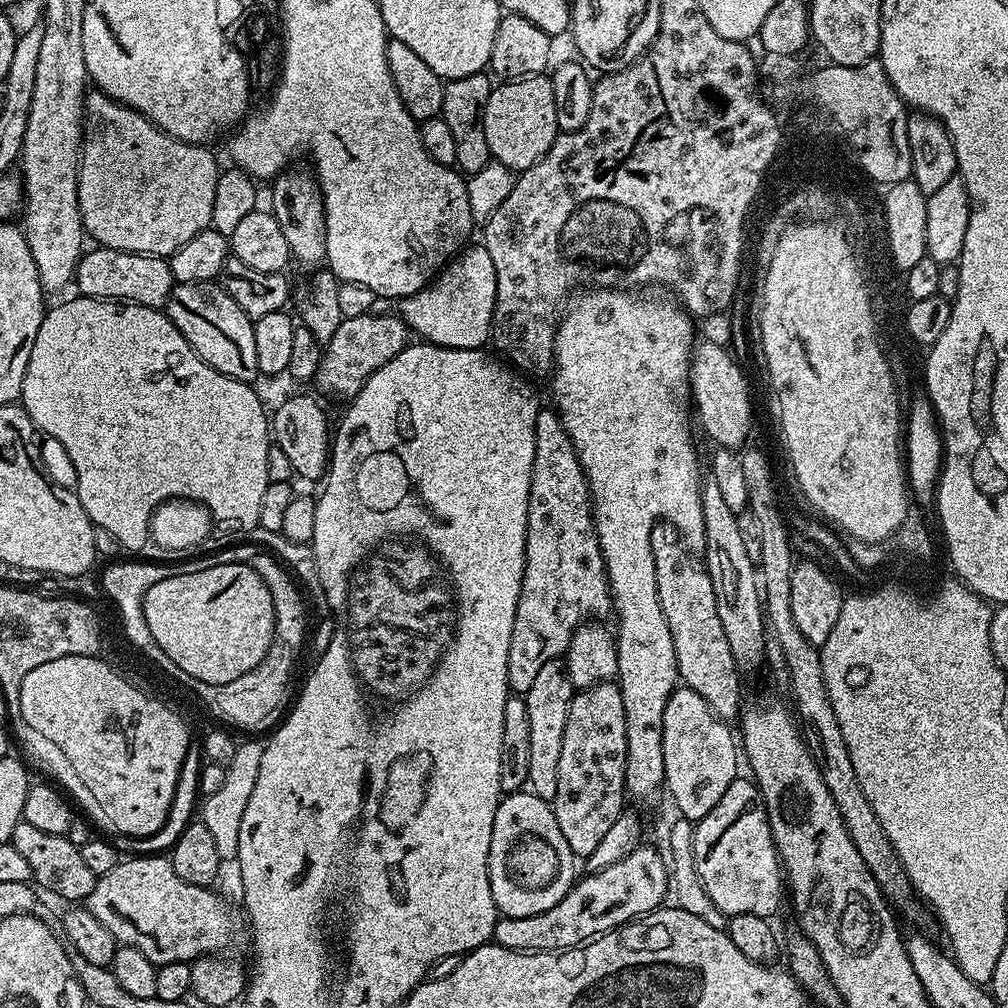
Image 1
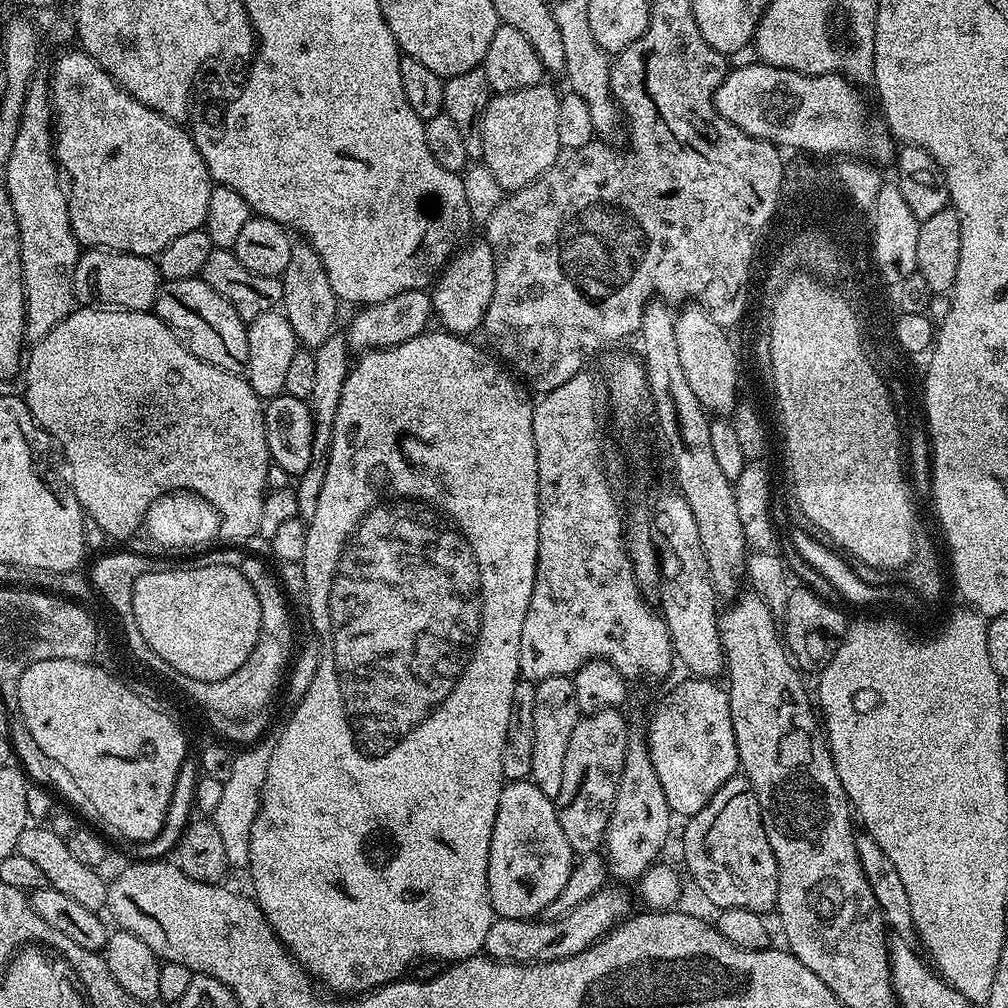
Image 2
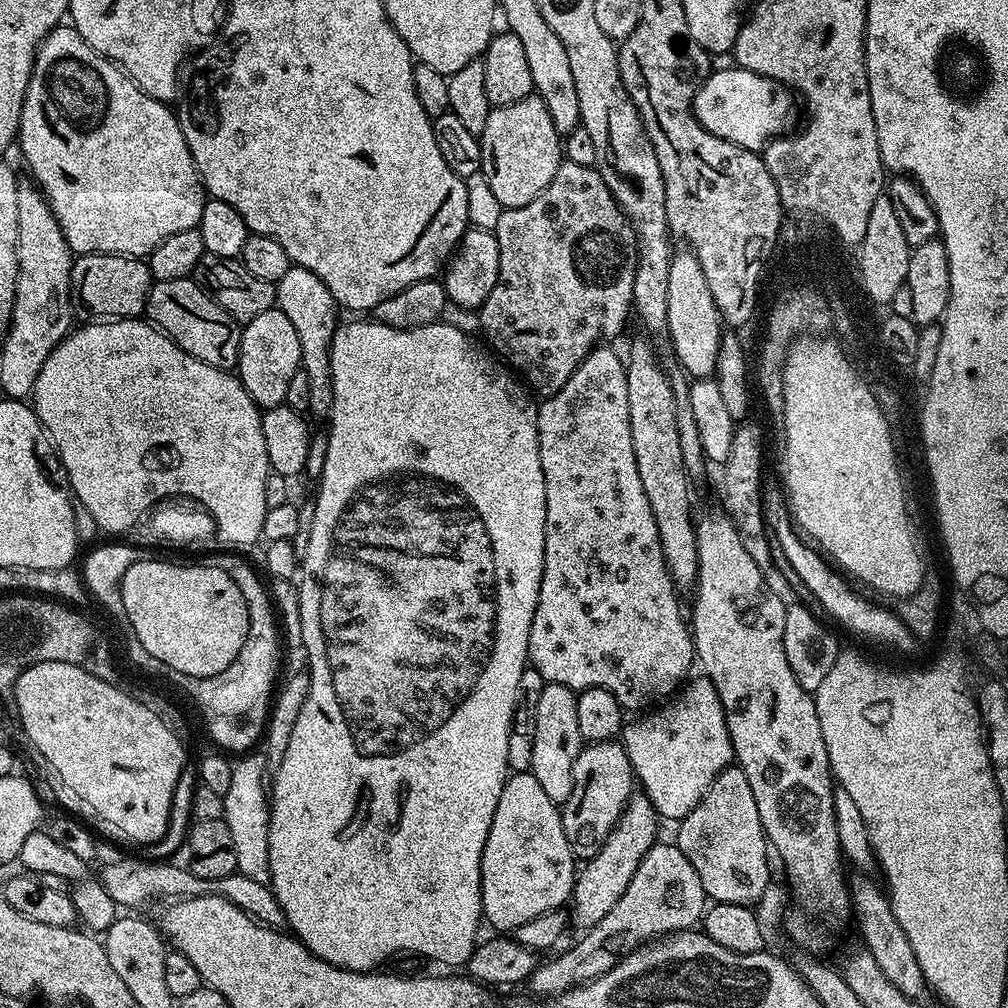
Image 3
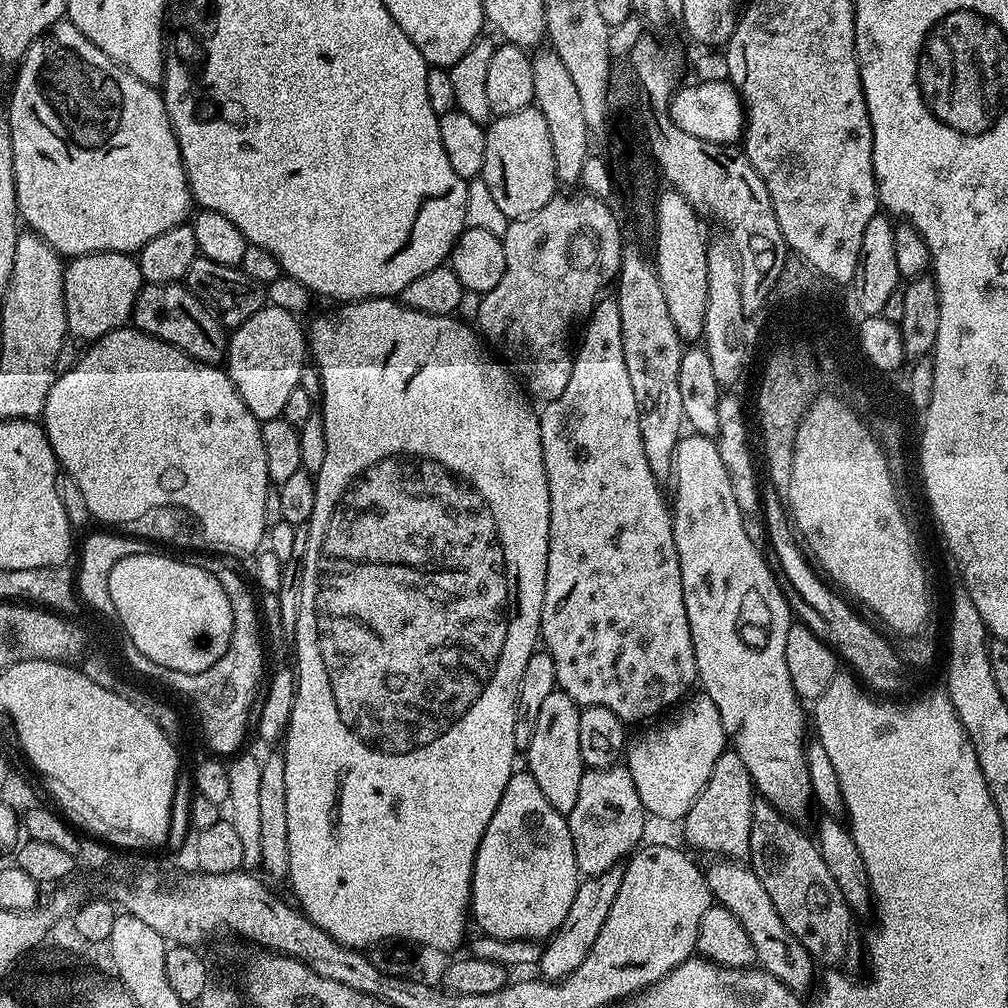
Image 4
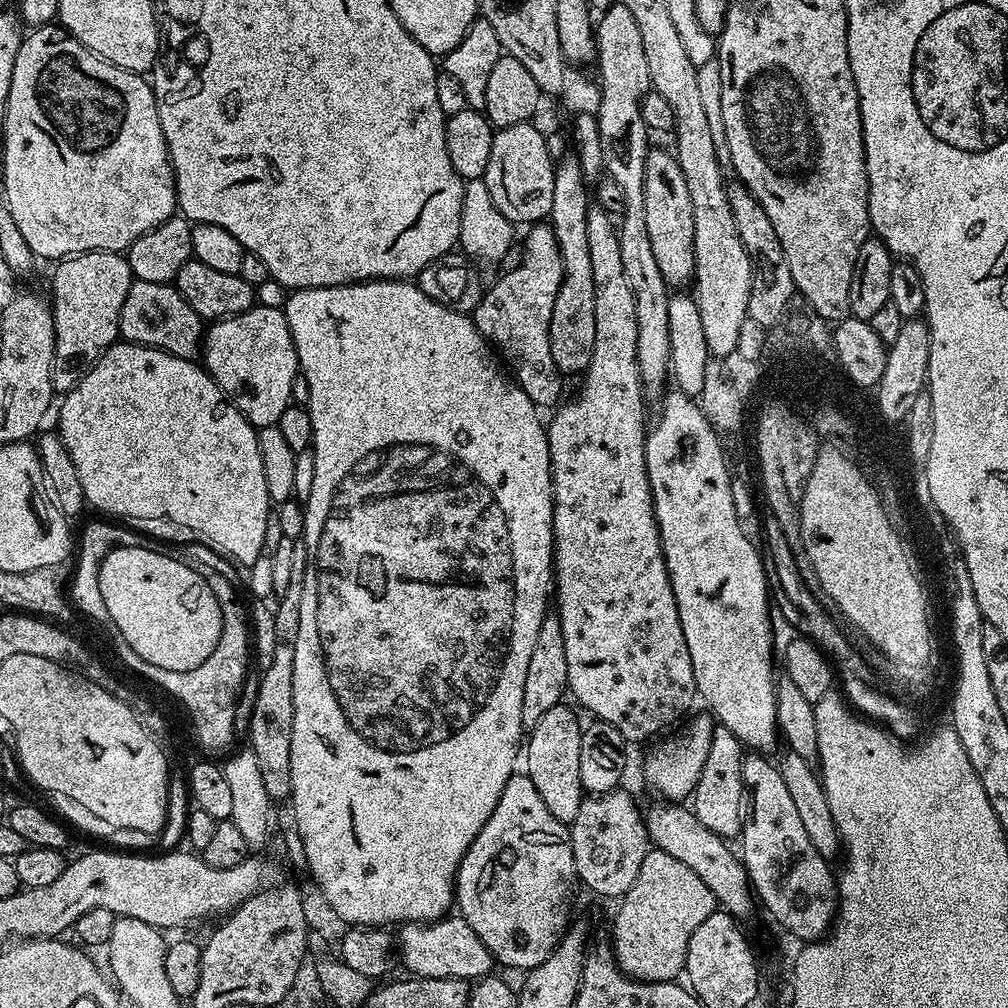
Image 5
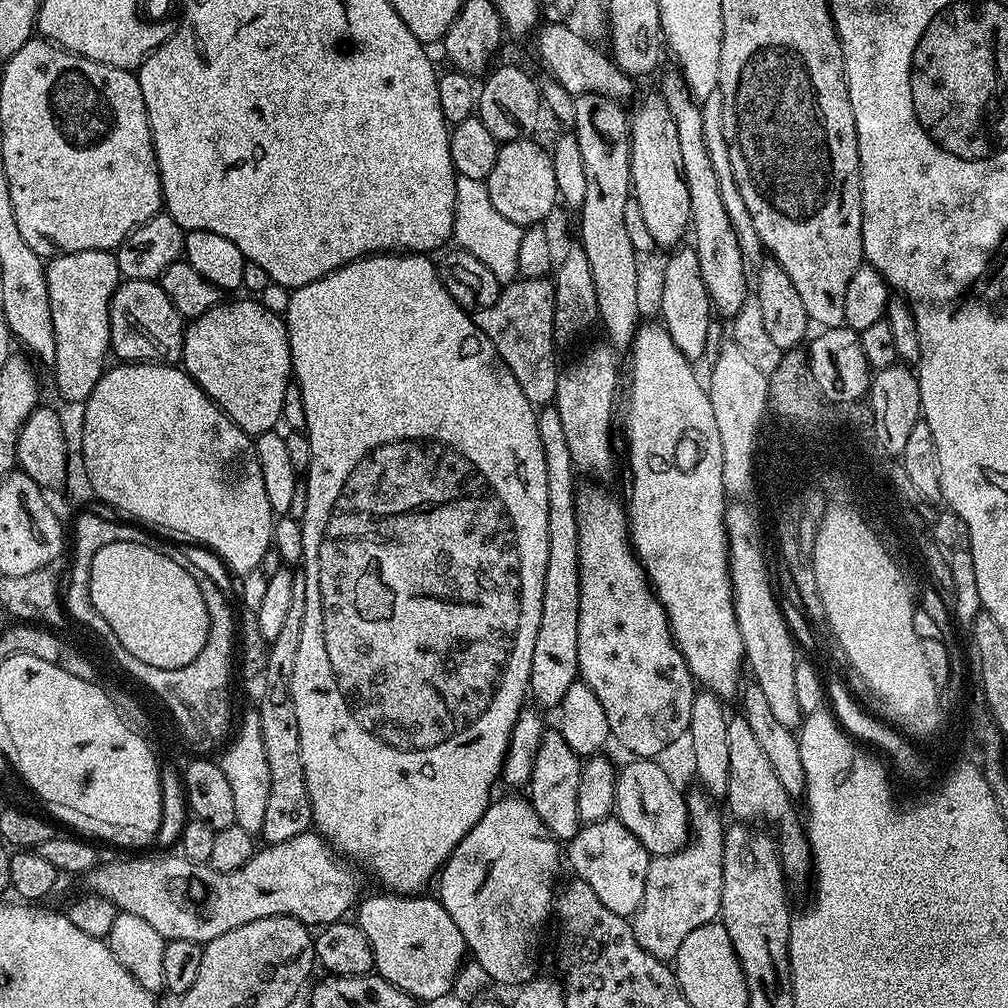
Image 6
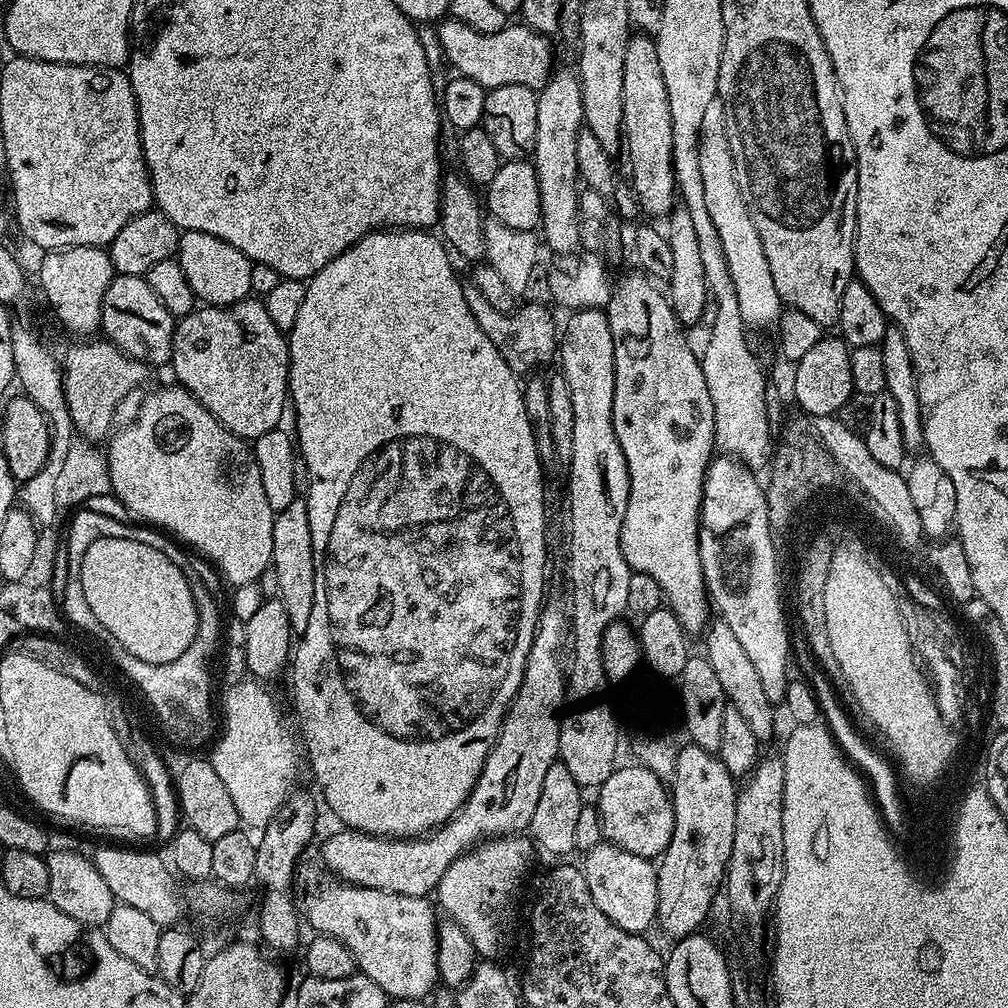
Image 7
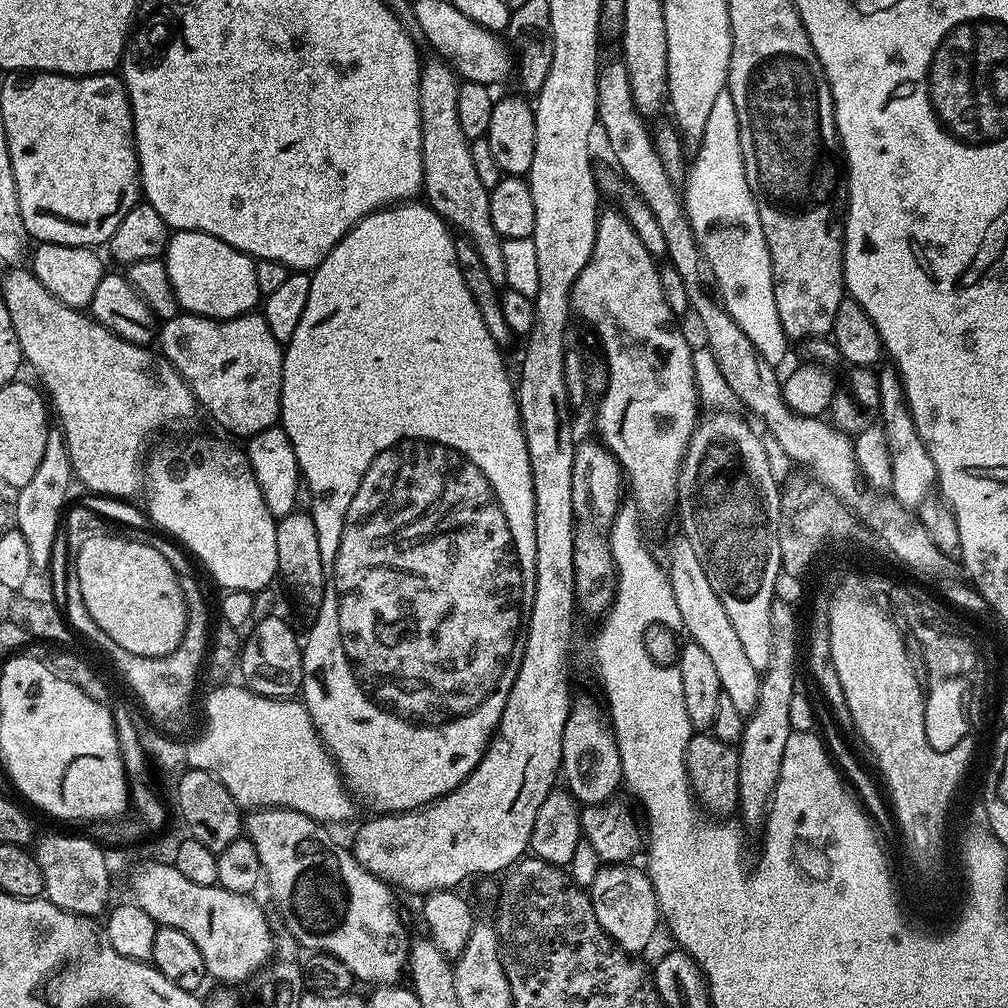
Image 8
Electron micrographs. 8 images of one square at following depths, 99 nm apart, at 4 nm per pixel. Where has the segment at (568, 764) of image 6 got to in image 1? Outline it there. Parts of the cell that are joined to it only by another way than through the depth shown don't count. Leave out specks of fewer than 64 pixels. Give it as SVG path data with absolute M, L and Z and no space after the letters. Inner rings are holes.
M563 659L546 662L538 670L534 683L524 696L526 714L530 714L530 774L527 787L538 798L551 802L558 790L558 761L562 754L562 734L566 734L566 718L570 714L570 702L574 689Z

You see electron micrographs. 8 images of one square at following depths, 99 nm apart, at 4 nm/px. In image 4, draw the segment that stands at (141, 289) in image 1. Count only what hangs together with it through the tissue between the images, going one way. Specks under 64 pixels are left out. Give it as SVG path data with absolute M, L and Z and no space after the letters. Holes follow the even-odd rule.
M91 252L67 261L64 269L64 305L69 337L95 342L132 319L132 307L145 285L135 255L127 252Z

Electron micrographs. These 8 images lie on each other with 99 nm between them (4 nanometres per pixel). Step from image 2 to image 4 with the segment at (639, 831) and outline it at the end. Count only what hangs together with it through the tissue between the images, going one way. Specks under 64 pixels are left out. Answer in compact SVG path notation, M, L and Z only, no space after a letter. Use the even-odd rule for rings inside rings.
M613 866L601 876L590 876L581 879L578 894L574 894L574 903L562 921L562 926L544 944L544 953L538 965L539 975L545 980L559 982L569 976L590 954L590 946L594 946L598 934L602 931L602 922L606 922L606 914L614 906L614 897L618 894L618 886L622 886L622 871Z

